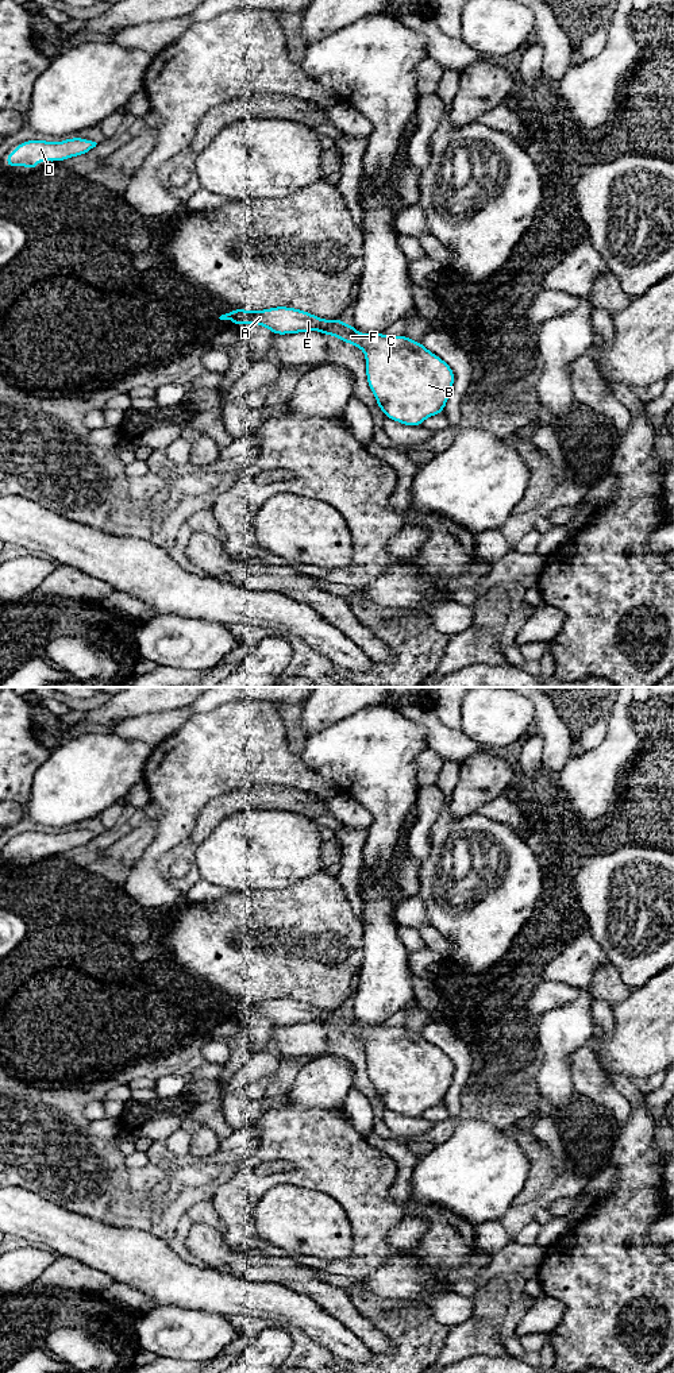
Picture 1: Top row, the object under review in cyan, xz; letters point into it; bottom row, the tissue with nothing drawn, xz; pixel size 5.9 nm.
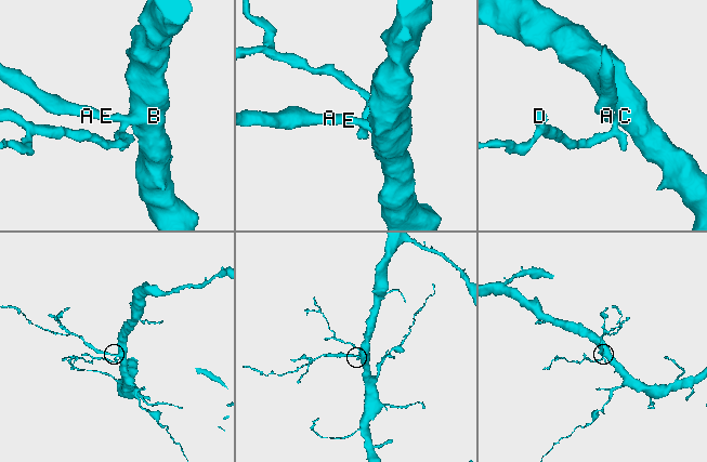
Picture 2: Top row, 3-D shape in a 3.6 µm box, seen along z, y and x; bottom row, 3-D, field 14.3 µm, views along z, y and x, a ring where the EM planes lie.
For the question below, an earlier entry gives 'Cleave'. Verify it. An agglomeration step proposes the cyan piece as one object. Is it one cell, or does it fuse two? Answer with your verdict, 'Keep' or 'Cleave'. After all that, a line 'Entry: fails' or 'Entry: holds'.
Keep
Entry: fails

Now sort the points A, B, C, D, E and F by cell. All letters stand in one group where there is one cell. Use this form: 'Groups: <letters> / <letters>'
Groups: A B C D E F

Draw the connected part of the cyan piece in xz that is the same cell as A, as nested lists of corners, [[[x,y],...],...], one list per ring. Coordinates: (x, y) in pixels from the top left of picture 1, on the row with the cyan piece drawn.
[[[289,306],[267,308],[265,311],[231,309],[220,320],[231,320],[234,325],[253,323],[270,329],[274,335],[320,331],[332,335],[365,351],[366,378],[384,416],[403,425],[421,427],[427,417],[440,414],[451,396],[455,379],[452,369],[420,342],[405,335],[385,336],[384,332],[365,335],[340,319],[323,320],[312,313]]]

